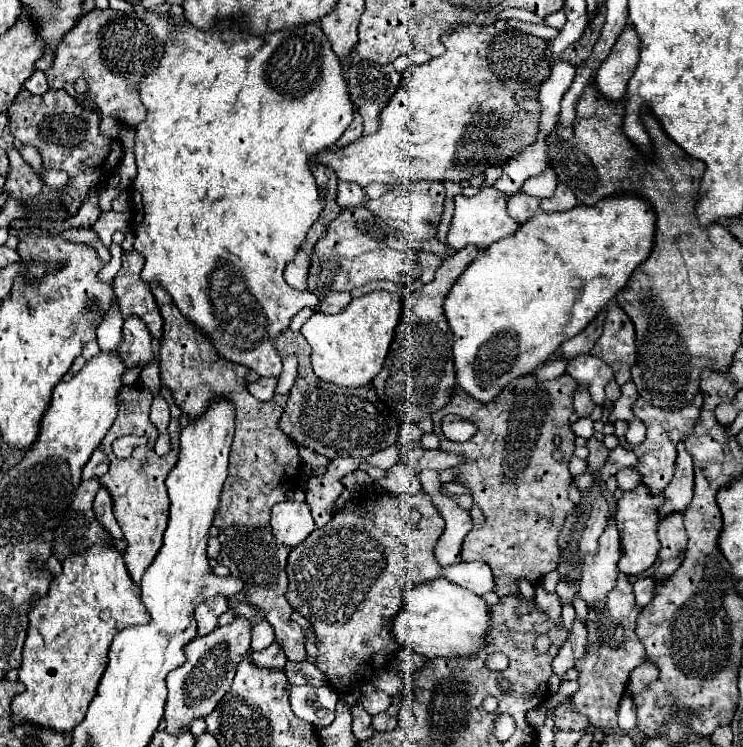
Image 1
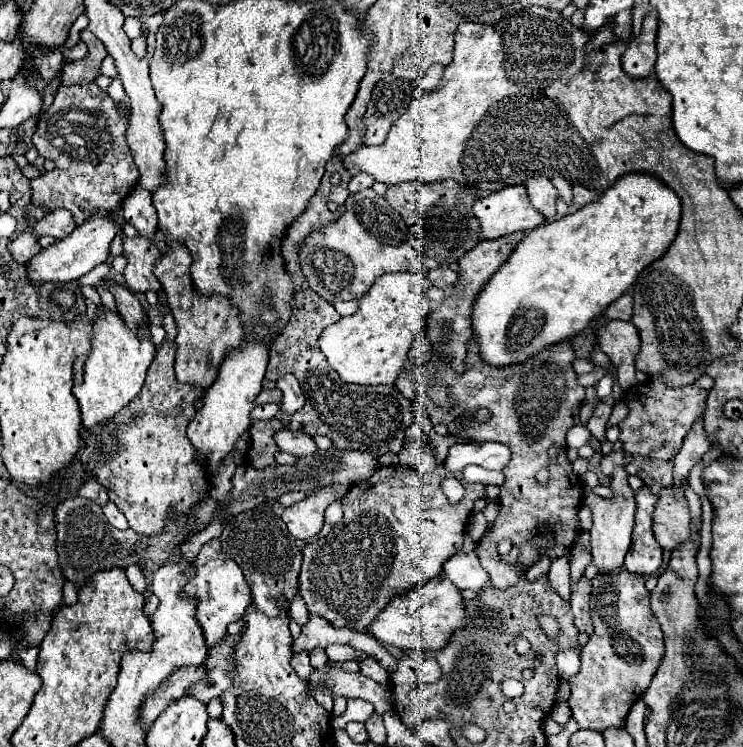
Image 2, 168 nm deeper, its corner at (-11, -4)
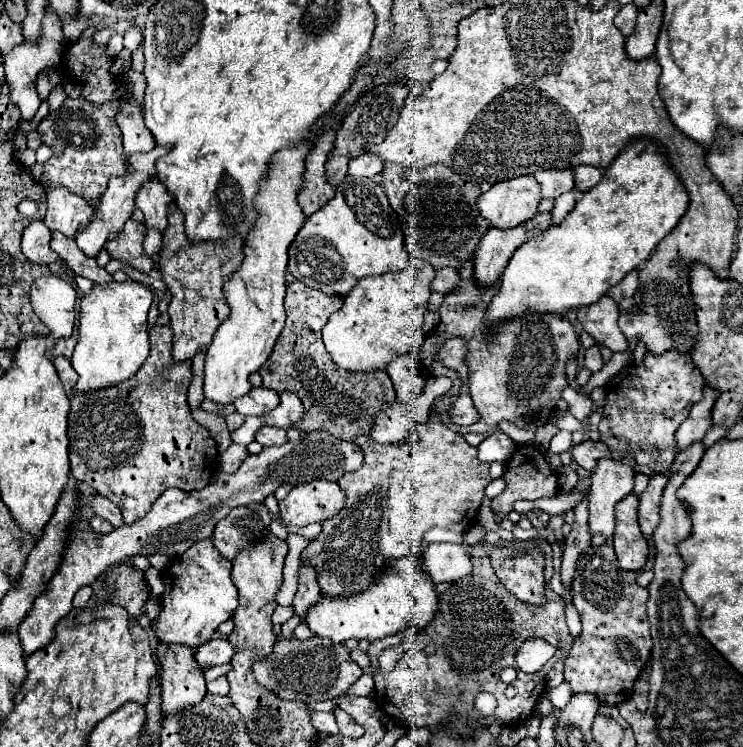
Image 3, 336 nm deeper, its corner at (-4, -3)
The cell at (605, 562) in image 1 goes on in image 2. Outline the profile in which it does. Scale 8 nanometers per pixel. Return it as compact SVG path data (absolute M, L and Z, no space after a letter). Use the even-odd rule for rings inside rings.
M615 467L611 473L611 491L613 495L603 499L597 495L587 495L585 505L593 513L593 527L591 527L591 553L593 553L593 563L597 565L599 571L619 571L623 567L623 557L629 551L631 543L631 531L633 531L633 515L635 515L635 493L627 485L627 471L623 467Z

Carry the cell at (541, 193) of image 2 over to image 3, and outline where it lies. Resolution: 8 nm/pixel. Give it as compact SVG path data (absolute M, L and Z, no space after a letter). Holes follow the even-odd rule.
M540 170L534 174L534 178L540 184L542 198L556 200L560 194L574 188L574 172L570 170Z

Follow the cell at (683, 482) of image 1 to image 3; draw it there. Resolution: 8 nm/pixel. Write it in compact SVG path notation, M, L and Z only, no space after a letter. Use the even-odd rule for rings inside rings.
M704 388L704 398L692 406L686 422L678 428L676 432L676 448L684 450L688 448L692 442L700 442L704 438L704 434L708 432L708 428L712 426L710 420L710 410L714 406L714 400L718 398L718 392L712 388Z

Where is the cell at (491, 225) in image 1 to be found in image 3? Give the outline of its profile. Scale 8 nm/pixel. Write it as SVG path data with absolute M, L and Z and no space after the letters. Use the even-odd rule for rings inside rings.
M520 176L520 178L512 178L512 180L494 184L488 192L480 194L476 206L478 206L480 214L490 222L492 228L508 230L508 228L514 228L514 226L524 224L526 220L534 218L538 212L538 202L540 202L540 186L534 180L534 176Z

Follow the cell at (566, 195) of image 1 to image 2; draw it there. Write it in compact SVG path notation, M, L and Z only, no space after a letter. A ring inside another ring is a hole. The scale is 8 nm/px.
M573 185L573 205L575 207L583 207L585 203L591 203L595 199L599 199L599 191L591 191L583 185Z

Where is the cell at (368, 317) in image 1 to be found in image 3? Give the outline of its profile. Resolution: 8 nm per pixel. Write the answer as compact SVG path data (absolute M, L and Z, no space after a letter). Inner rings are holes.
M412 258L410 266L402 272L362 278L344 298L342 308L322 328L322 340L332 362L348 372L374 372L386 370L400 354L420 348L424 342L424 312L432 294L428 286L434 274L436 270L428 262Z

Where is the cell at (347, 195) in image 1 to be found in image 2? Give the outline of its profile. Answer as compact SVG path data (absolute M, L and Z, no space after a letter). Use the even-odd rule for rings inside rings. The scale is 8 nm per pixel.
M359 173L359 175L355 175L355 177L349 181L349 191L351 191L351 193L357 193L357 191L361 191L361 189L371 187L373 183L375 183L375 179L373 179L369 173Z

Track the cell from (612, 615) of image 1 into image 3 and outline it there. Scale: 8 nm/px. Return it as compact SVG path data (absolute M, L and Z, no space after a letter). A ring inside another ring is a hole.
M590 546L576 564L576 578L572 582L572 596L574 606L580 614L582 632L574 640L570 654L566 658L564 668L564 680L570 684L572 694L578 692L590 692L600 698L602 704L618 706L620 702L630 700L632 688L636 678L640 676L644 664L650 658L652 652L652 636L650 636L650 622L646 618L646 602L648 602L648 590L636 584L636 572L620 570L618 558L614 554L612 546Z

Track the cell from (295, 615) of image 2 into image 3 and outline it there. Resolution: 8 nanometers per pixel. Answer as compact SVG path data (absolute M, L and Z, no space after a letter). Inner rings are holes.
M278 606L278 608L274 610L274 614L272 614L272 622L280 626L280 624L284 624L288 618L292 618L292 614L294 614L292 606Z

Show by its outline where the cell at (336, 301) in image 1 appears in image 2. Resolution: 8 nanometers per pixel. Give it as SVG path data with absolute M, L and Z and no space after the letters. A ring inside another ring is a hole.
M297 291L293 297L293 315L271 347L271 359L265 378L277 381L288 370L301 383L305 393L305 407L291 417L291 431L301 431L311 437L325 435L339 449L355 447L359 451L371 451L375 457L387 451L399 453L403 447L405 431L413 423L411 401L405 399L397 387L353 385L339 379L317 343L323 329L339 319L341 315L333 309L333 305L319 297L315 291Z

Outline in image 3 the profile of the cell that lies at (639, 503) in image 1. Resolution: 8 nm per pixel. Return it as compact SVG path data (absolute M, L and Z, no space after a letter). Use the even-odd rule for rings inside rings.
M628 494L624 500L620 500L616 504L618 524L616 524L616 534L614 534L614 550L616 550L622 570L642 570L648 560L648 552L650 552L648 542L638 528L638 504L640 504L638 496L634 496L634 494Z

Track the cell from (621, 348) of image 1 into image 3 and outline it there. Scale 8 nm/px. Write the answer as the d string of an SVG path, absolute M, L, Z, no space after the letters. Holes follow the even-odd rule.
M608 296L590 306L578 308L578 320L584 332L612 352L624 352L628 348L628 340L618 328L618 306Z

